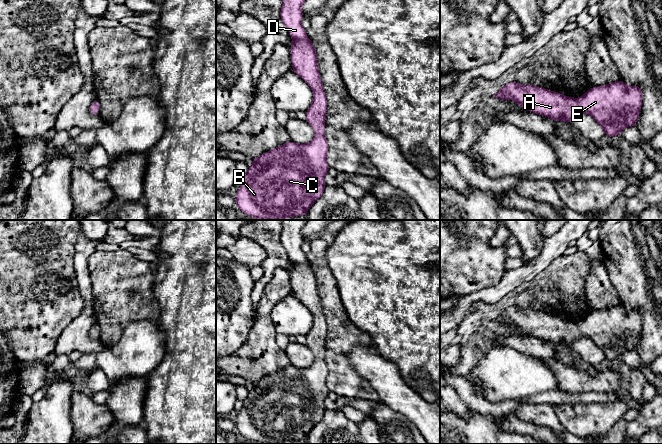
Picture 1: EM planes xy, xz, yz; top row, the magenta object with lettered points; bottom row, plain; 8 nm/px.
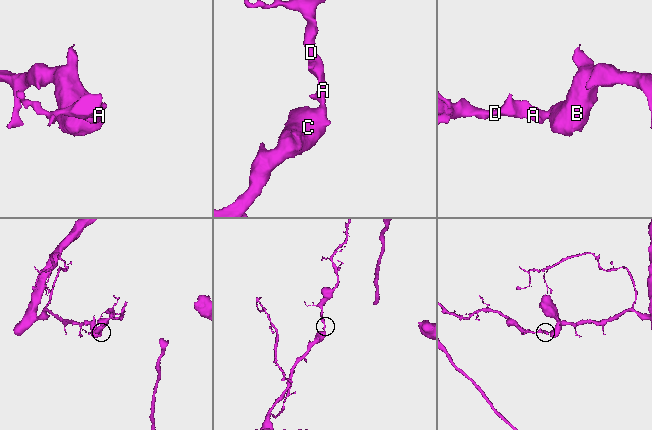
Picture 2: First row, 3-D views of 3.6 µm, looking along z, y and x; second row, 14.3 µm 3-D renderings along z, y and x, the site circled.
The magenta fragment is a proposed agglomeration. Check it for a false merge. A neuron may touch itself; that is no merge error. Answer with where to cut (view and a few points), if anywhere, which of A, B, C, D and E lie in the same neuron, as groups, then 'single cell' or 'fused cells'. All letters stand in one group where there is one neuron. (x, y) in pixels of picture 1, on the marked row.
cut none; groups A B C D E; single cell

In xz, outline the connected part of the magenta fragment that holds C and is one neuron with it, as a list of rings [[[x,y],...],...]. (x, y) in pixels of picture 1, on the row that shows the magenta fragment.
[[[283,0],[280,16],[290,33],[293,45],[290,48],[292,70],[301,77],[313,91],[313,101],[306,111],[306,119],[315,131],[310,143],[298,144],[289,141],[253,159],[244,183],[238,188],[235,202],[246,215],[258,220],[284,220],[288,217],[304,216],[312,204],[322,196],[325,189],[324,176],[328,173],[327,152],[324,136],[327,100],[318,70],[313,42],[301,26],[302,5],[305,0]]]

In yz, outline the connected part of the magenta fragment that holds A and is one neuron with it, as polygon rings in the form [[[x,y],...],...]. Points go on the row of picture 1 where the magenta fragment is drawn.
[[[621,79],[591,87],[579,99],[517,82],[507,83],[493,96],[500,100],[511,99],[527,111],[555,121],[572,123],[578,114],[590,114],[609,137],[622,134],[626,126],[635,127],[642,105],[641,88],[628,86]]]

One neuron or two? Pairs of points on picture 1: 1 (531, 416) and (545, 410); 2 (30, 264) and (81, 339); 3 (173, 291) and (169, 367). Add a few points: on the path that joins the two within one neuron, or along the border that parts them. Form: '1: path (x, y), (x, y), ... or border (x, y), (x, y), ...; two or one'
1: path (534, 414), (542, 413); one
2: border (83, 302), (83, 308), (64, 328), (57, 342); two
3: path (175, 310), (175, 348); one

